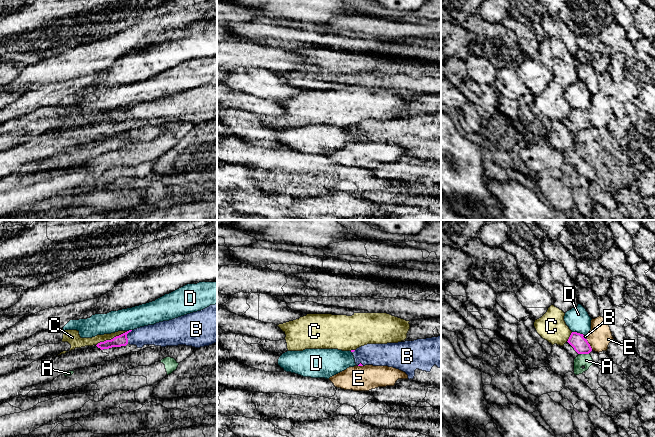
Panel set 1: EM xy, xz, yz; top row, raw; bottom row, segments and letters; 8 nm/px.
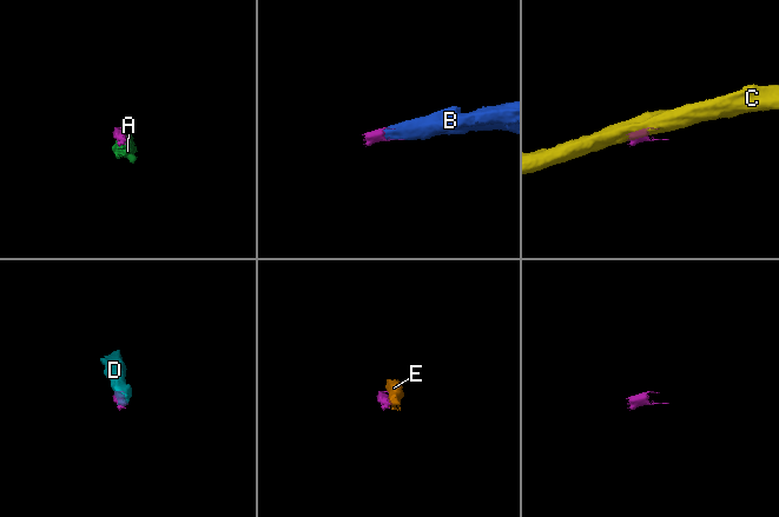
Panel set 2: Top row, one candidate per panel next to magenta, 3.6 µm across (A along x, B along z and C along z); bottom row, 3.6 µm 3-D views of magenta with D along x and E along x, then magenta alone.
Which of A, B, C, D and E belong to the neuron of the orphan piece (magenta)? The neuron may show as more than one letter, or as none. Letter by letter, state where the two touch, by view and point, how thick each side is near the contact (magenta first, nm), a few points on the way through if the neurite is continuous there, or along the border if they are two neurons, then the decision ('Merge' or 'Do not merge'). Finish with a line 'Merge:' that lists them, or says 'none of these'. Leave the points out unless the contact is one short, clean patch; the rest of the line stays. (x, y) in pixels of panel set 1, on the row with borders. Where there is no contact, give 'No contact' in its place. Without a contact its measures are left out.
A: Touches magenta at yz (584, 353). Thickness 120 nm (magenta) against 100 nm. Do not merge
B: Touches magenta at xy (126, 336). Thickness 90 nm (magenta) against 170 nm. Path across: xy (121, 340), (126, 336), (157, 334). Merge
C: Touches magenta at xy (111, 339). Thickness 90 nm (magenta) against 80 nm. Boundary: xy (127, 331), (110, 339), (100, 341), (96, 345). Do not merge
D: Touches magenta at yz (578, 333). Thickness 120 nm (magenta) against 190 nm. Boundary: yz (572, 331), (583, 335). Do not merge
E: Touches magenta at yz (589, 344). Thickness 120 nm (magenta) against 190 nm. Boundary: yz (586, 339), (592, 349). Do not merge
Merge: B

